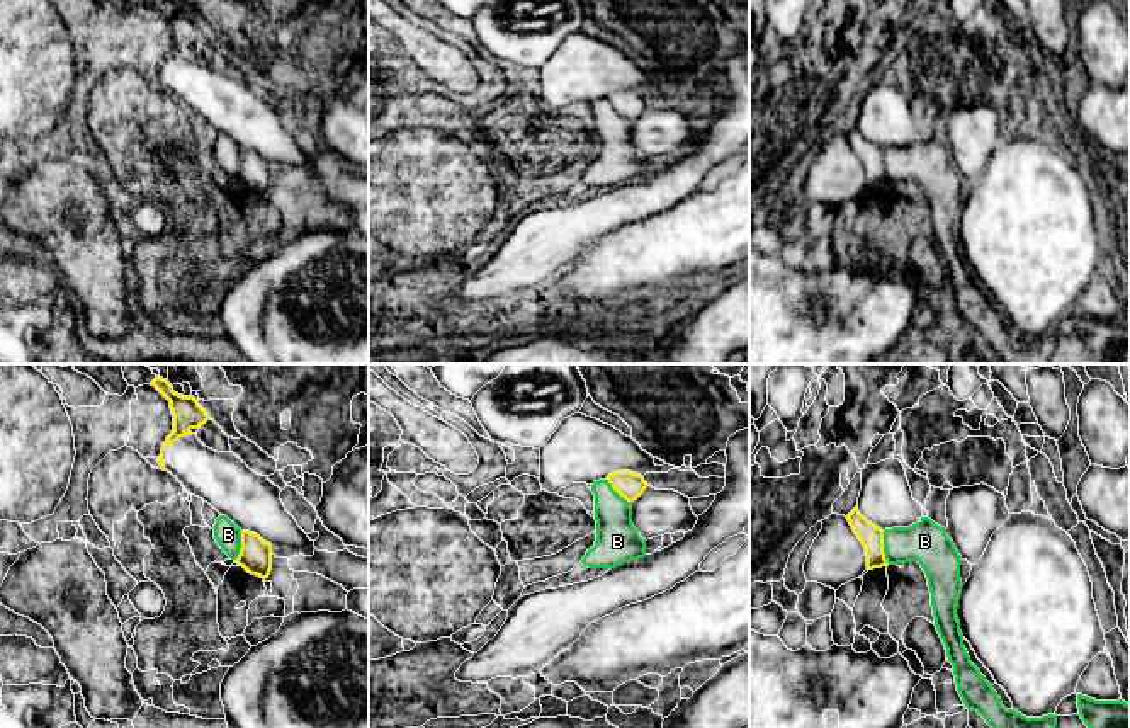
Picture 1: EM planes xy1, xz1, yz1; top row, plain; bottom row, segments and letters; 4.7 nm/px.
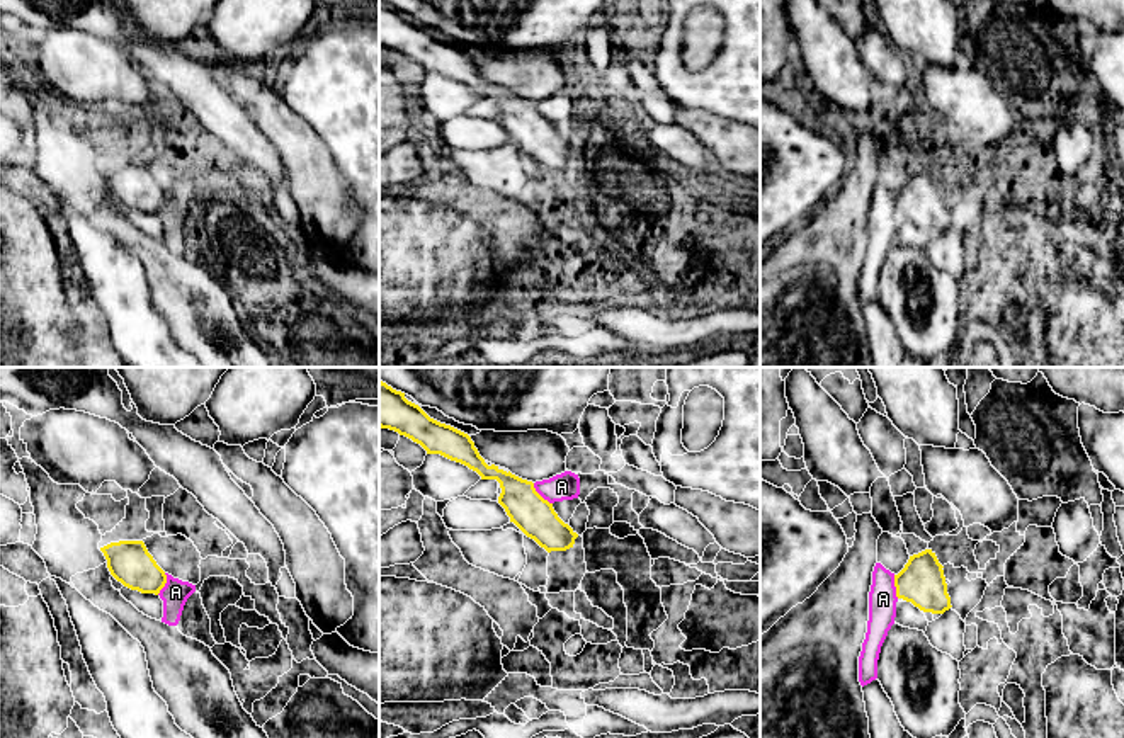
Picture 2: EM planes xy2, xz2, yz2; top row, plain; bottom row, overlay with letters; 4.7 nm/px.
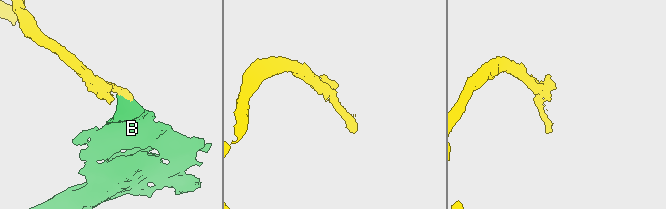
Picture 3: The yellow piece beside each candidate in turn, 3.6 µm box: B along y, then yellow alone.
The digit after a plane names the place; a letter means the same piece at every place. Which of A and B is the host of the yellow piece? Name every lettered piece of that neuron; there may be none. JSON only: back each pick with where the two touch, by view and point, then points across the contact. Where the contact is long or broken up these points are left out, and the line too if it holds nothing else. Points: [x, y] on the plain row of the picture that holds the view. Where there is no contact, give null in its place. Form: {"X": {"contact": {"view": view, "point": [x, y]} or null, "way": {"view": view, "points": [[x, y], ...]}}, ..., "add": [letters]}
{"add": []}

